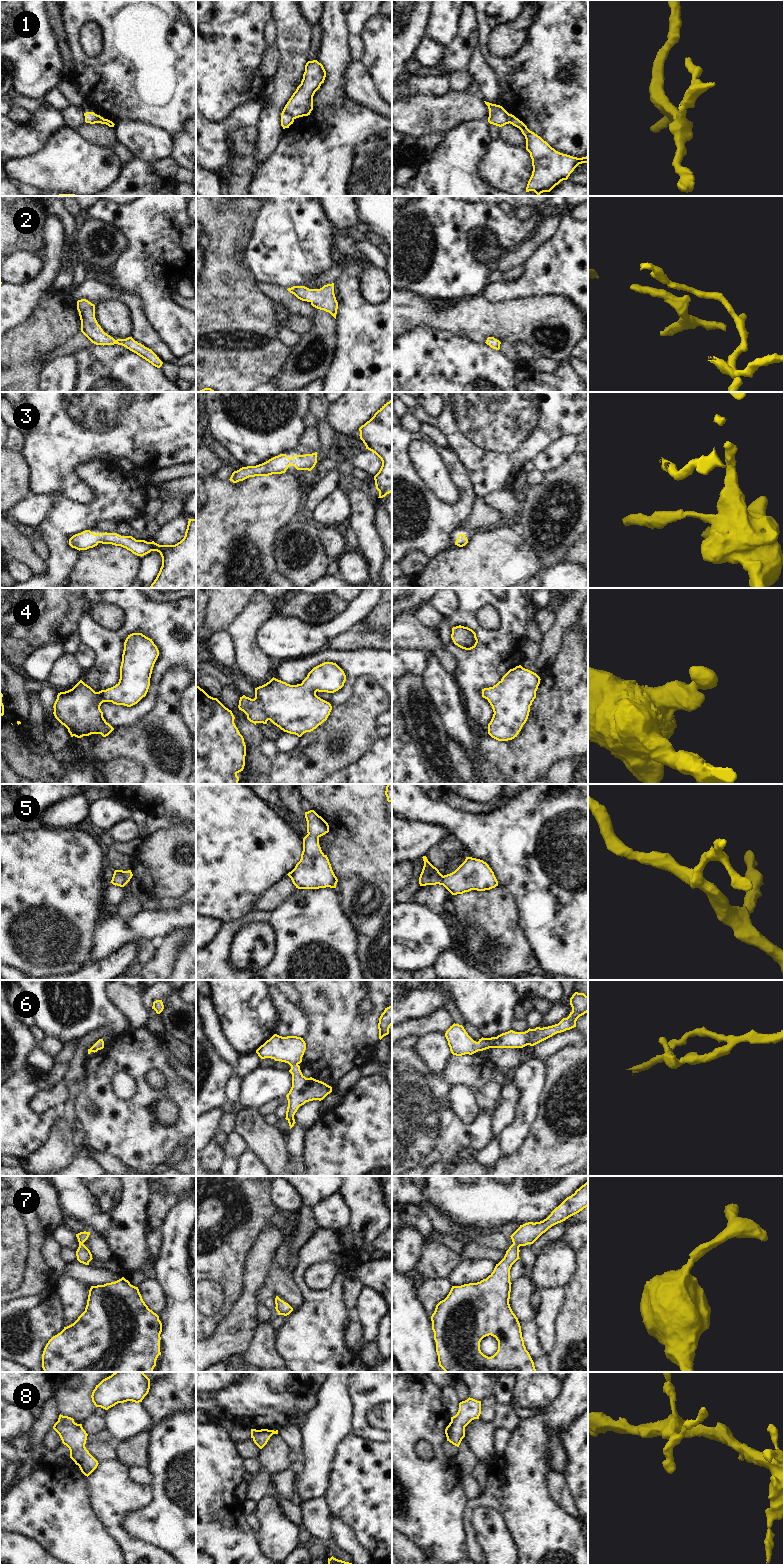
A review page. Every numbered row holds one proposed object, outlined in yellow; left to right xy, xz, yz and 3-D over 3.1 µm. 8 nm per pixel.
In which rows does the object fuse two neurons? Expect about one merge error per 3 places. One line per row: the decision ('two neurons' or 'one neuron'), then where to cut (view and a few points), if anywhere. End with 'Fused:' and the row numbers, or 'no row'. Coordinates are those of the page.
1: two neurons | xz (282, 111), (294, 118)
2: one neuron | no cut
3: one neuron | no cut
4: one neuron | no cut
5: one neuron | no cut
6: one neuron | no cut
7: one neuron | no cut
8: one neuron | no cut
Fused: 1

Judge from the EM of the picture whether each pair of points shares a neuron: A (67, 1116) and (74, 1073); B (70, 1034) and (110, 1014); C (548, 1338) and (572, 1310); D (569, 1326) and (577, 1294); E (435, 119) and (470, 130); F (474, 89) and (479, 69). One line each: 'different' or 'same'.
A: same
B: same
C: different
D: same
E: different
F: different

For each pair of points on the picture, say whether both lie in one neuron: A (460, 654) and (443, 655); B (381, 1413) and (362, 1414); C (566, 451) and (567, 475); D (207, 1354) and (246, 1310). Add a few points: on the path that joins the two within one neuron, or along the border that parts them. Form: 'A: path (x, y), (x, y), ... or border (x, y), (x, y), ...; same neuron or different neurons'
A: border (439, 635), (443, 646), (456, 661), (455, 675); different neurons
B: border (377, 1403), (368, 1411), (368, 1421), (381, 1430); different neurons
C: border (575, 451), (561, 464), (546, 473); different neurons
D: path (218, 1343), (230, 1331), (229, 1327), (235, 1321); same neuron

